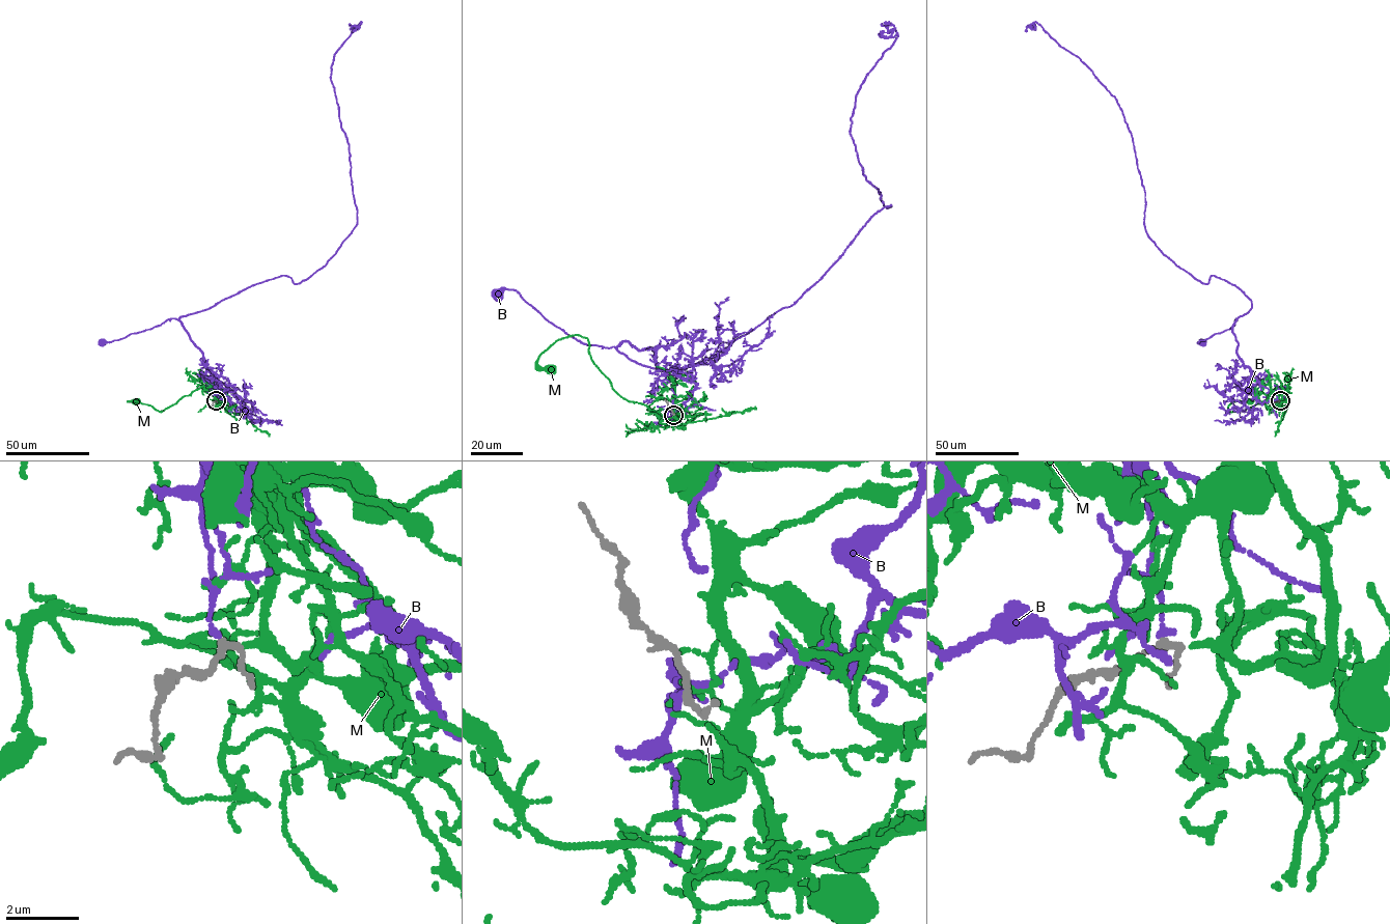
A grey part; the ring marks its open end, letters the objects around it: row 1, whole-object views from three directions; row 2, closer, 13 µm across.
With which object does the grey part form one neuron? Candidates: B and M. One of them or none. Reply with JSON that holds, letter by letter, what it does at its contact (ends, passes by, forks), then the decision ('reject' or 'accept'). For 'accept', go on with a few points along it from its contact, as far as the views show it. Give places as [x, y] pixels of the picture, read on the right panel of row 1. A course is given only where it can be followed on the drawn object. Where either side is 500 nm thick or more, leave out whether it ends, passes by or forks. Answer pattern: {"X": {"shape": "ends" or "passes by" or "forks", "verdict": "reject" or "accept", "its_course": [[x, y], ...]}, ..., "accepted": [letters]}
{"B": {"shape": "ends", "verdict": "reject"}, "M": {"shape": "ends", "verdict": "accept", "its_course": [[1280, 400], [1282, 388], [1276, 386], [1261, 402], [1243, 411], [1228, 410], [1228, 406], [1234, 401], [1250, 399]]}, "accepted": ["M"]}

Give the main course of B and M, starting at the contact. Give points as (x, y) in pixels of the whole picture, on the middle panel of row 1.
B: (672, 413), (674, 384), (651, 348), (623, 341), (587, 345), (515, 290), (497, 295)
M: (674, 415), (667, 418), (621, 397), (591, 358), (586, 338), (573, 335), (551, 344), (537, 362), (550, 369)

